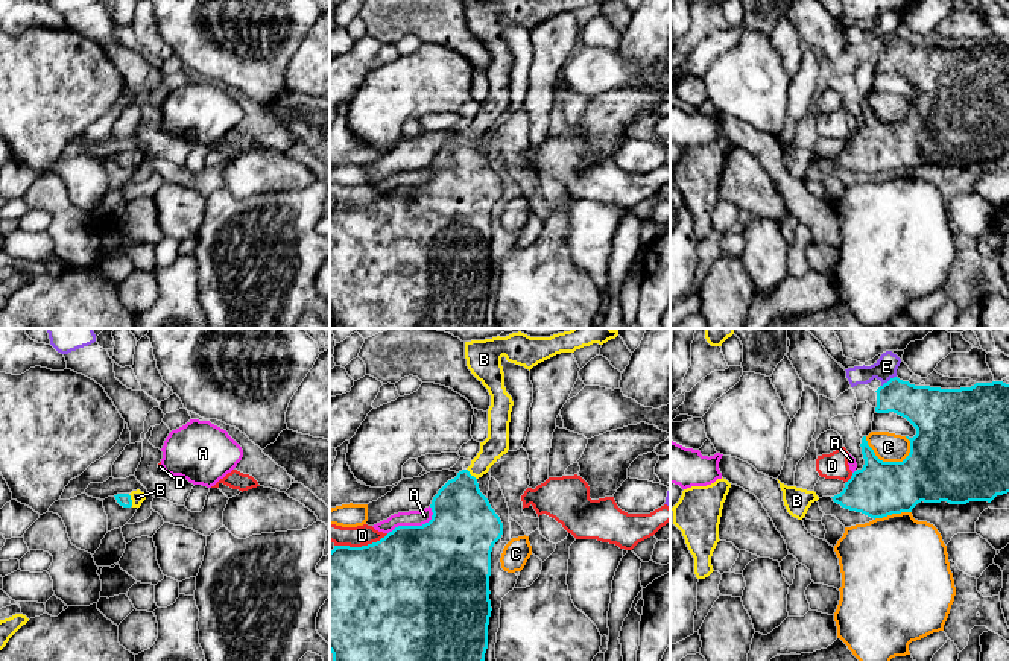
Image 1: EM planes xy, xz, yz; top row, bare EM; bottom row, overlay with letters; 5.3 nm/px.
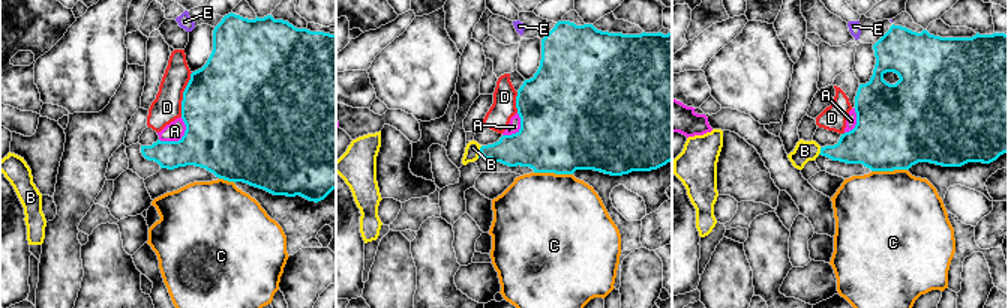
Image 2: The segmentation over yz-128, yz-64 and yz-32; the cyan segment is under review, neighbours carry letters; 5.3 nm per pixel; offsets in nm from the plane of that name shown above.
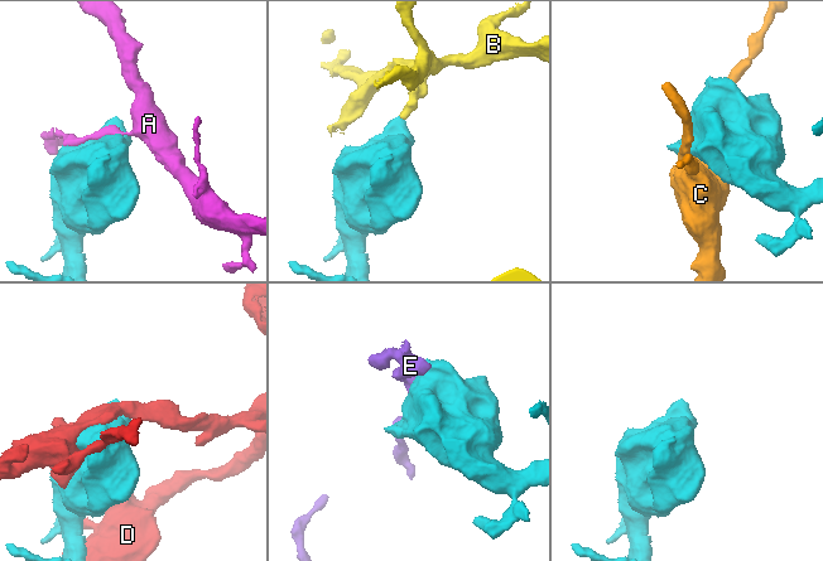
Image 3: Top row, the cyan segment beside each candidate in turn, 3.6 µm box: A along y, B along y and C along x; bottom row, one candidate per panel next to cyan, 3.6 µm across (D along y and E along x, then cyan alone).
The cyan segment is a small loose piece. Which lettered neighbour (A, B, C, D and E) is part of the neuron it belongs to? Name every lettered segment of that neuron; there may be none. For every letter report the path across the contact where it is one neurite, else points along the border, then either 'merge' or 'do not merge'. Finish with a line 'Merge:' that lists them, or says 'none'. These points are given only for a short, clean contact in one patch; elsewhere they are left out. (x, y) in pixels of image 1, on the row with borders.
A: do not merge
B: across xy (123, 500), (131, 500), (137, 497) | merge
C: do not merge
D: do not merge
E: do not merge
Merge: B

